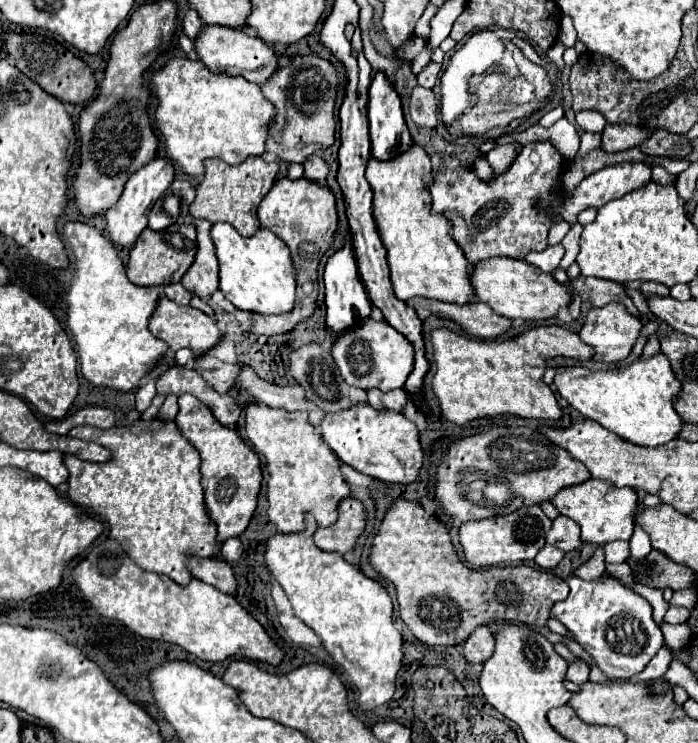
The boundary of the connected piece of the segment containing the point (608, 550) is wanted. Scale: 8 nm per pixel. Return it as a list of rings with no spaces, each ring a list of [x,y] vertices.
[[[616,540],[616,542],[610,542],[610,544],[606,544],[606,546],[604,546],[604,556],[606,556],[606,562],[624,562],[628,554],[630,554],[628,542]]]

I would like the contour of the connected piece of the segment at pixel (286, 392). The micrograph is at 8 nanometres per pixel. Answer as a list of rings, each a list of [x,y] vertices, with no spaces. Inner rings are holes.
[[[244,366],[242,374],[240,374],[240,384],[236,388],[238,392],[250,392],[258,402],[272,406],[272,408],[284,408],[284,410],[304,410],[310,414],[310,422],[314,426],[318,426],[322,422],[322,418],[326,416],[316,404],[310,404],[306,400],[306,394],[302,392],[300,386],[276,386],[270,382],[260,380],[252,368]]]

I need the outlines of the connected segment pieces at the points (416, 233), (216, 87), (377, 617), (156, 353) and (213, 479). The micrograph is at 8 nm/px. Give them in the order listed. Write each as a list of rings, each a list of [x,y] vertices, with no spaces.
[[[412,146],[402,156],[380,162],[370,158],[366,180],[374,190],[376,226],[388,252],[390,280],[398,300],[430,298],[450,304],[470,304],[476,294],[470,284],[468,260],[462,248],[448,236],[450,222],[444,216],[430,212],[428,180],[432,178],[432,164],[424,148]]]
[[[172,58],[162,70],[154,72],[150,90],[158,98],[154,120],[166,144],[166,156],[182,172],[190,176],[202,176],[206,158],[220,158],[230,166],[238,166],[248,156],[262,156],[266,152],[264,144],[268,136],[268,126],[274,120],[274,104],[270,104],[270,100],[262,96],[258,84],[252,84],[242,76],[212,74],[200,60]]]
[[[306,514],[306,530],[300,534],[274,534],[268,540],[266,546],[266,564],[272,570],[272,574],[276,576],[276,580],[282,584],[294,614],[304,620],[306,626],[310,626],[320,640],[324,642],[324,648],[332,654],[332,658],[336,660],[338,666],[342,666],[348,676],[352,678],[354,686],[360,692],[360,706],[364,710],[372,710],[376,706],[386,704],[396,690],[396,676],[398,670],[402,666],[402,634],[394,628],[392,624],[392,600],[388,596],[388,592],[374,580],[370,580],[368,576],[364,576],[358,568],[354,568],[352,564],[348,564],[340,554],[332,552],[322,552],[320,548],[316,548],[316,544],[312,542],[312,536],[316,532],[318,524],[314,520],[312,514]]]
[[[70,222],[64,226],[64,236],[70,242],[70,248],[76,256],[74,282],[68,292],[68,326],[76,338],[80,372],[82,376],[102,388],[114,388],[122,392],[130,392],[138,386],[138,382],[162,360],[168,350],[168,344],[158,340],[150,330],[148,322],[152,312],[156,310],[158,300],[162,298],[162,286],[136,286],[128,280],[124,264],[110,240],[106,240],[96,228],[86,226],[82,222]]]
[[[182,394],[178,398],[178,406],[180,410],[174,422],[182,436],[186,436],[202,456],[202,486],[206,492],[206,510],[218,526],[218,540],[224,542],[228,538],[240,536],[256,510],[258,492],[262,486],[260,458],[250,446],[246,446],[236,430],[222,426],[212,416],[210,408],[196,396]]]

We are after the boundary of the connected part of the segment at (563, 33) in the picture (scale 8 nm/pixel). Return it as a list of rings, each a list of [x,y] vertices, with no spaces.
[[[563,16],[561,19],[558,40],[560,40],[566,48],[572,48],[574,42],[576,42],[576,32],[574,32],[573,22],[568,16]]]

